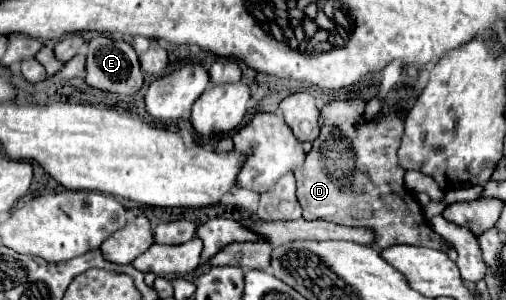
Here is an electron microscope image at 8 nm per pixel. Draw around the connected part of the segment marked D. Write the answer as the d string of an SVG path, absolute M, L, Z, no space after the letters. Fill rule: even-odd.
M353 99L353 101L329 101L321 107L319 137L313 139L313 147L305 155L305 163L299 169L295 169L297 201L303 207L303 219L307 219L307 221L325 219L325 221L333 221L339 225L371 227L377 233L375 245L379 245L381 249L397 245L397 243L443 249L447 245L445 239L431 231L429 221L425 219L417 197L403 183L405 169L399 165L397 149L399 149L399 143L403 137L405 111L389 113L379 119L367 121L363 117L365 105L367 103L361 99Z

